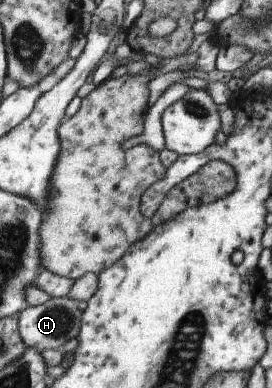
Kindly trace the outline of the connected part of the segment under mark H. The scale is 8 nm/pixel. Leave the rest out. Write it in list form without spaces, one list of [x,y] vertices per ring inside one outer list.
[[[50,297],[44,304],[25,306],[17,312],[17,333],[25,348],[34,348],[36,352],[40,353],[50,348],[65,350],[67,348],[64,348],[64,343],[78,336],[81,314],[82,306],[70,300],[70,297]]]

